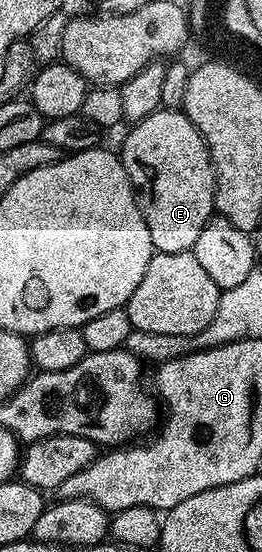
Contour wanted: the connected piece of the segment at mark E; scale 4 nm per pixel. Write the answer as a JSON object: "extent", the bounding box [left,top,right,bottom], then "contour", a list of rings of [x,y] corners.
{"extent":[119,109,214,253],"contour":[[[156,109],[141,121],[132,126],[133,129],[125,137],[119,148],[119,156],[127,175],[133,184],[133,192],[137,195],[137,206],[141,209],[143,219],[147,223],[147,231],[151,231],[151,243],[158,253],[188,253],[195,247],[195,239],[203,231],[210,217],[214,216],[213,160],[209,158],[209,148],[199,135],[195,123],[191,123],[181,109]]]}

